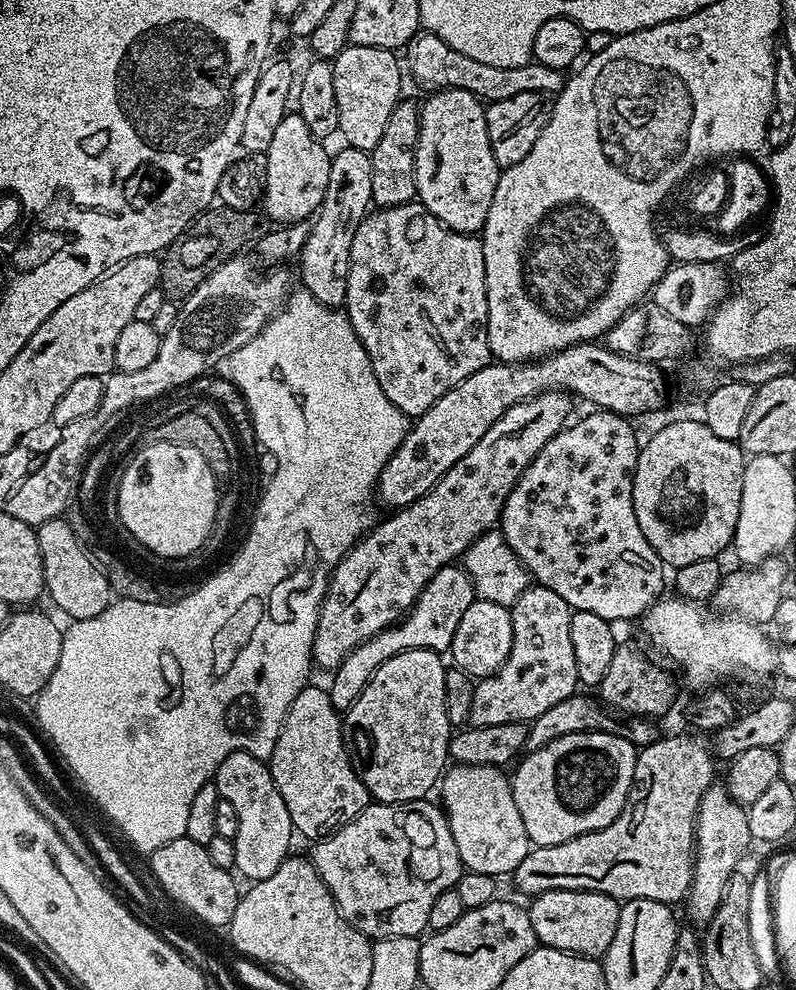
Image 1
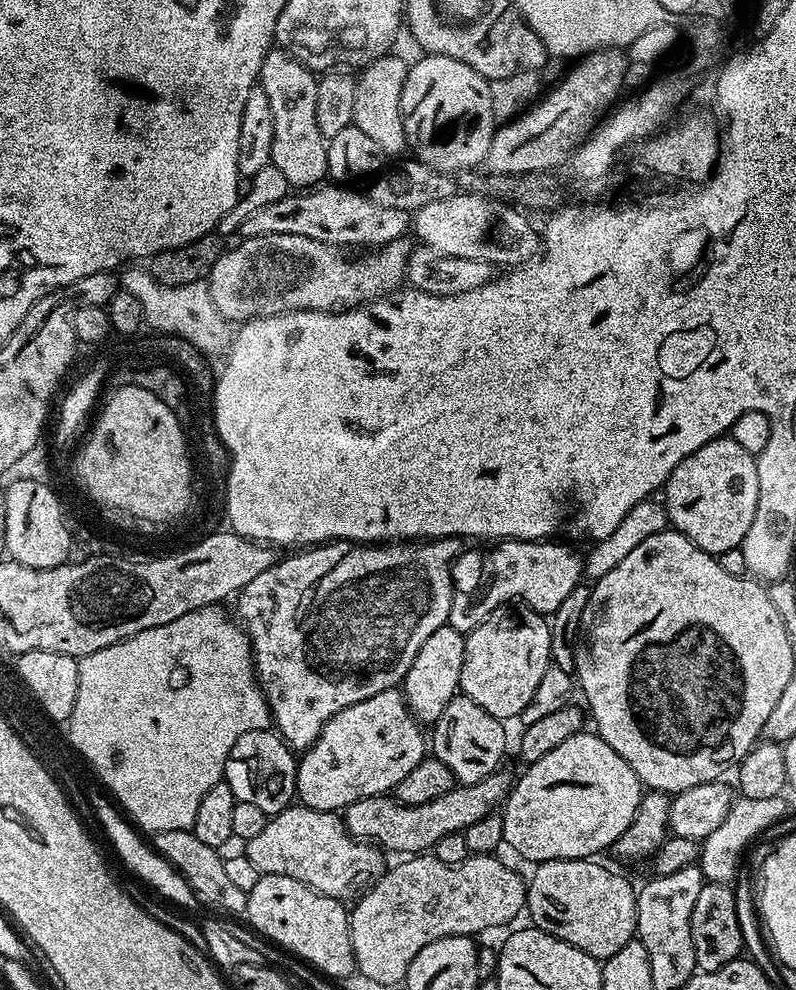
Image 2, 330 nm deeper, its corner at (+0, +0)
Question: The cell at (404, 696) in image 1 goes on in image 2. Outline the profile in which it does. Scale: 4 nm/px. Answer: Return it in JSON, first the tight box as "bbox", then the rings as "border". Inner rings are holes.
{"bbox":[402,627,465,726],"border":[[[450,627],[439,628],[422,642],[422,650],[418,650],[418,658],[404,675],[402,691],[404,700],[408,703],[408,710],[420,721],[421,725],[431,726],[446,710],[446,706],[460,692],[460,675],[464,661],[465,633]]]}

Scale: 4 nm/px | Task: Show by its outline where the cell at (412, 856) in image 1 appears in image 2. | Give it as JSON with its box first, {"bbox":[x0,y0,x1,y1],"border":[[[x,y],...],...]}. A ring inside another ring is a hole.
{"bbox":[246,802,386,902],"border":[[[299,802],[269,818],[265,829],[246,841],[246,848],[250,862],[261,874],[294,878],[315,892],[341,902],[355,901],[386,871],[381,849],[369,841],[349,836],[343,819],[337,813],[307,808]]]}

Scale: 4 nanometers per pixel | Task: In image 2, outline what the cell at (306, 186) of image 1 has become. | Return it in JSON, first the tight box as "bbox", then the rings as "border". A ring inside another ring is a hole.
{"bbox":[259,48,328,190],"border":[[[269,48],[262,62],[259,87],[266,90],[274,110],[274,146],[272,164],[286,174],[286,182],[296,190],[308,190],[328,176],[328,140],[318,130],[318,76],[284,48]]]}

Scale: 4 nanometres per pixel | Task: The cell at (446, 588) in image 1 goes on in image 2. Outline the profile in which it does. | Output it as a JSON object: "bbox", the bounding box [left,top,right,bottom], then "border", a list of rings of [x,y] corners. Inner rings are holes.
{"bbox":[447,540,586,634],"border":[[[505,540],[497,543],[493,547],[496,549],[489,554],[488,561],[484,564],[484,574],[476,588],[477,594],[484,597],[479,600],[474,612],[468,612],[472,608],[468,602],[462,606],[466,612],[451,612],[448,615],[447,627],[465,634],[473,632],[493,612],[498,612],[513,602],[519,602],[541,614],[556,612],[571,592],[581,587],[580,575],[585,575],[586,564],[574,549],[567,548],[564,544],[552,543],[556,542]]]}

